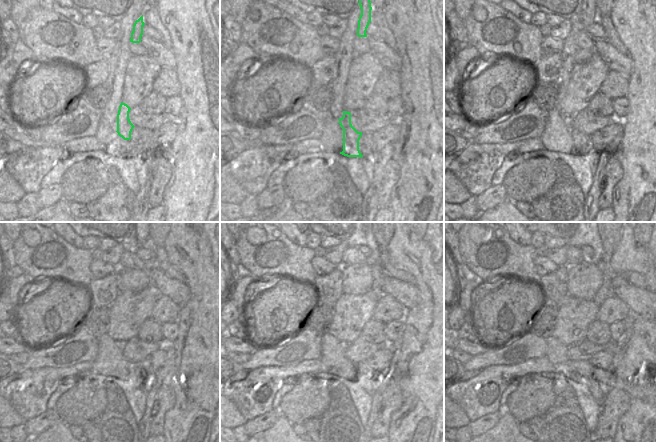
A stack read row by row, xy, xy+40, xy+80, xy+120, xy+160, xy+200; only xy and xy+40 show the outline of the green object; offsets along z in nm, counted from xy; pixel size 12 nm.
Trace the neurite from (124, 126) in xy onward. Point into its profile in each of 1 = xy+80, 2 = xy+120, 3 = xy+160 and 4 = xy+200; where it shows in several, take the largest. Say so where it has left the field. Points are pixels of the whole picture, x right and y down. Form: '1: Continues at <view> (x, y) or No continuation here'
1: Continues at xy+80 (582, 143)
2: Continues at xy+120 (146, 376)
3: Continues at xy+160 (367, 373)
4: Continues at xy+200 (592, 384)

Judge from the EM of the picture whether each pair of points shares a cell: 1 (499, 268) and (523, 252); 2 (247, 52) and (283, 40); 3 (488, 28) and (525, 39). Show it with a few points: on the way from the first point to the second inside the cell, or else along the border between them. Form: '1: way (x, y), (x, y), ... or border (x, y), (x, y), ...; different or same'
1: way (505, 263), (509, 259), (517, 258); same
2: border (242, 40), (253, 50), (256, 56); different
3: way (497, 31), (503, 34), (516, 35); same

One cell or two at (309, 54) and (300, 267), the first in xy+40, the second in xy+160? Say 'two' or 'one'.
one

